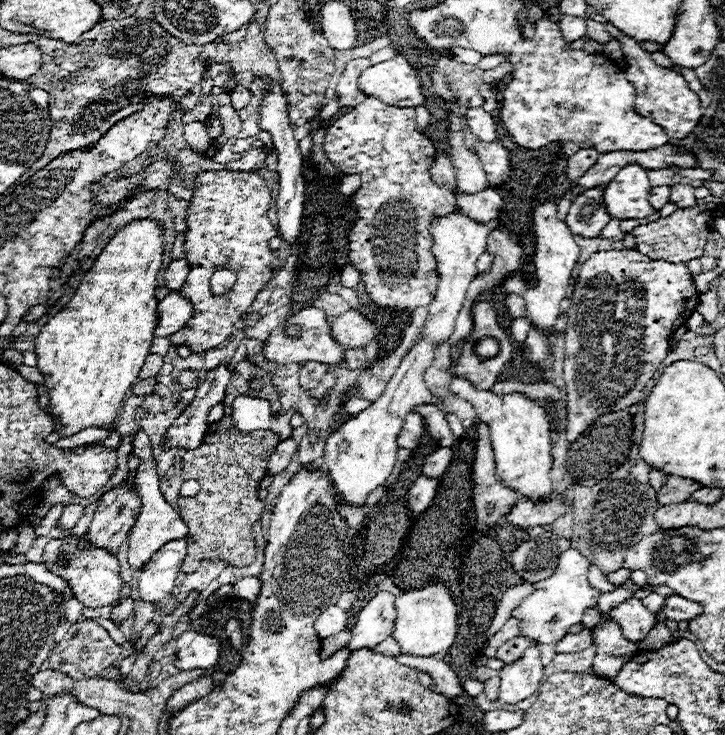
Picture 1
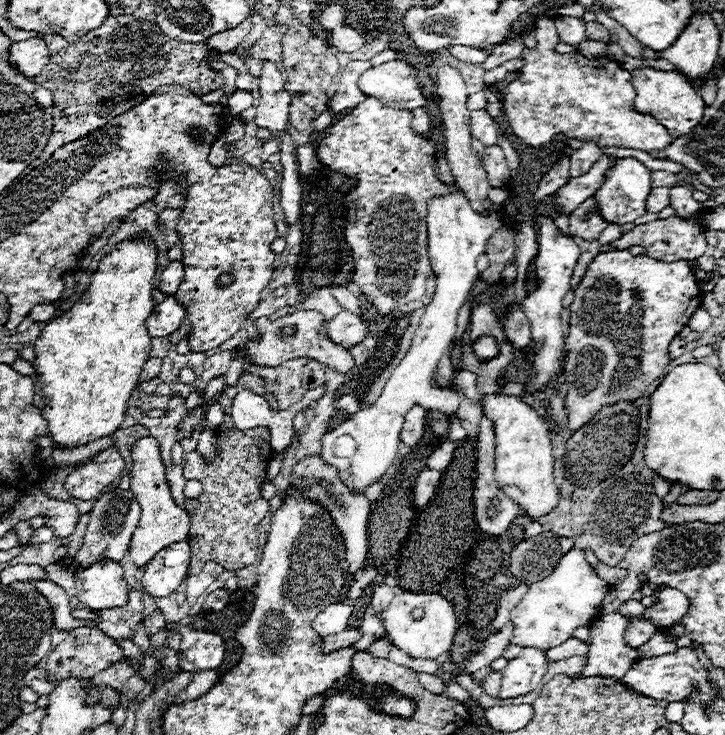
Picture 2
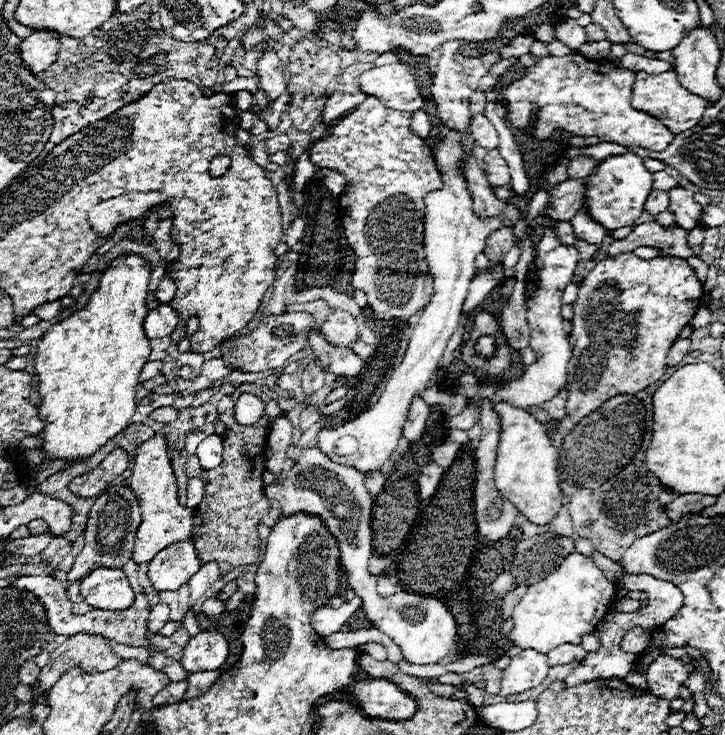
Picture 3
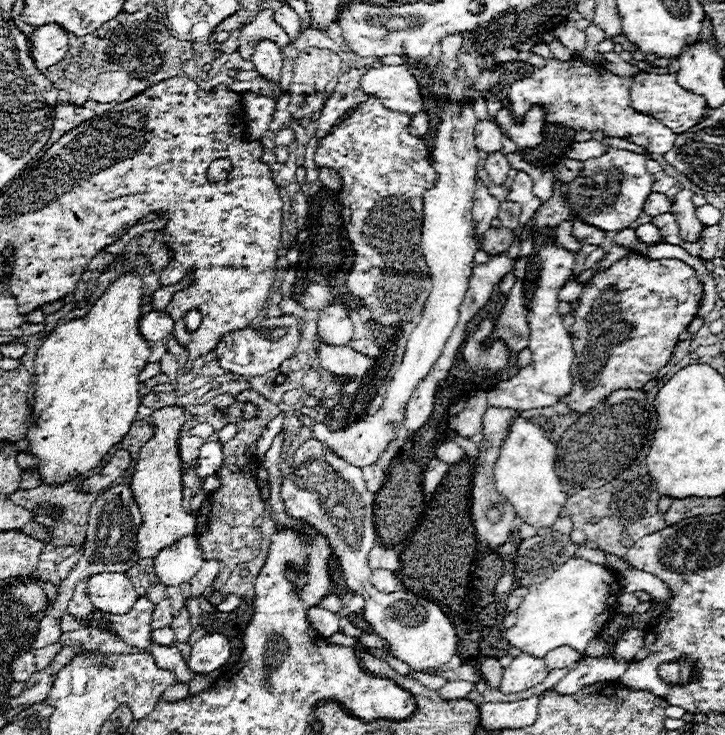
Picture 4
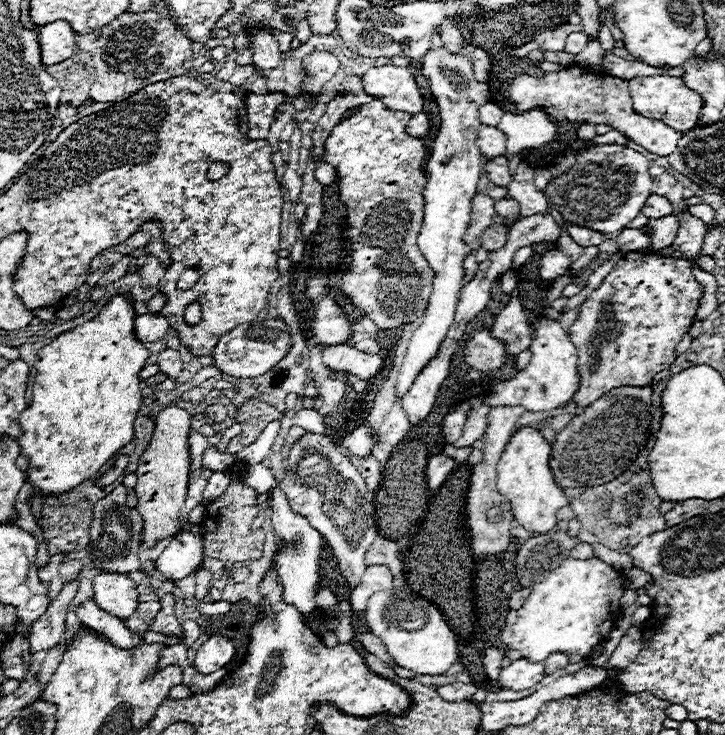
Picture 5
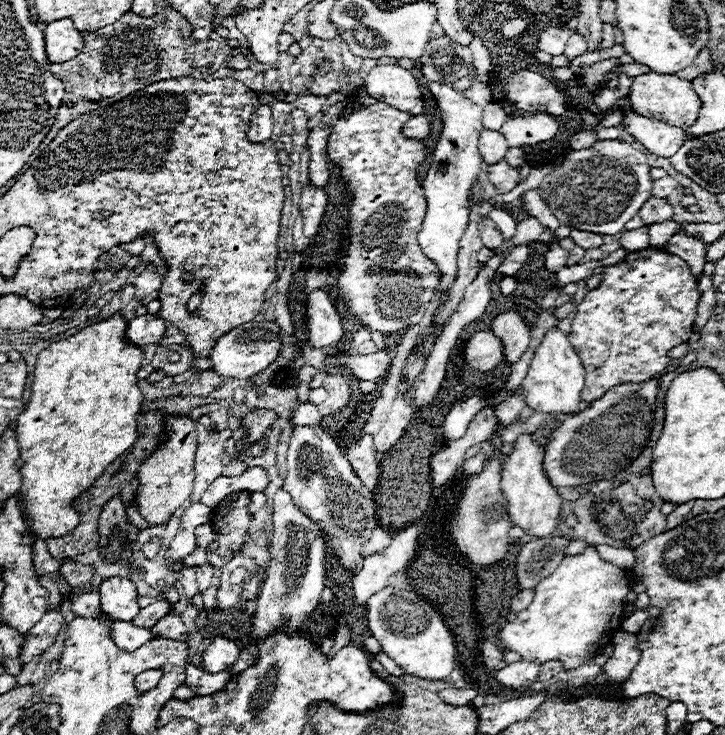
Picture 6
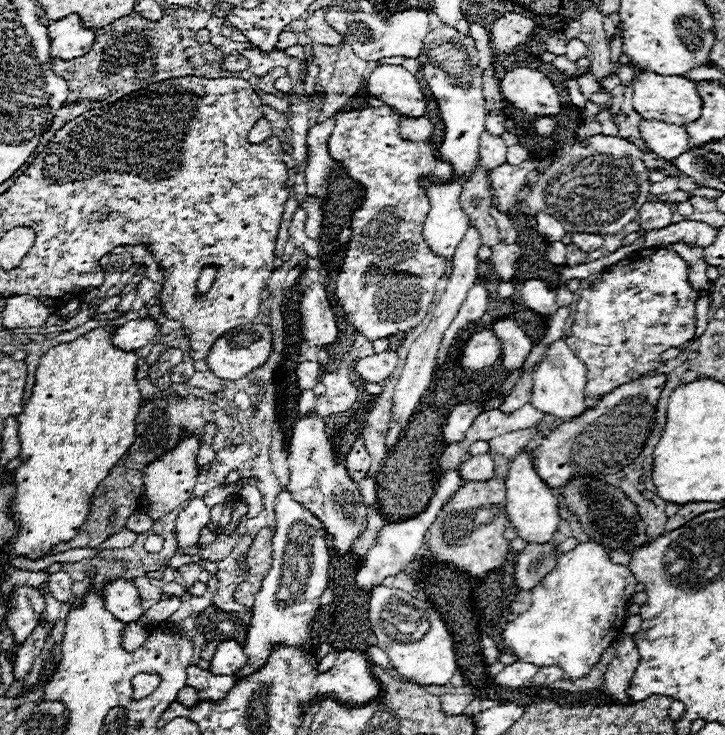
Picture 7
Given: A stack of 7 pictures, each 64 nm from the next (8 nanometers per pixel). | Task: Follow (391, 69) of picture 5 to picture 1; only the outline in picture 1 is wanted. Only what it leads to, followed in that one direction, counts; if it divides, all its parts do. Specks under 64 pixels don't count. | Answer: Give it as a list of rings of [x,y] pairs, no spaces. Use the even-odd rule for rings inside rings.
[[[404,56],[366,68],[358,84],[366,96],[376,96],[380,102],[396,108],[416,108],[424,102],[416,70]]]

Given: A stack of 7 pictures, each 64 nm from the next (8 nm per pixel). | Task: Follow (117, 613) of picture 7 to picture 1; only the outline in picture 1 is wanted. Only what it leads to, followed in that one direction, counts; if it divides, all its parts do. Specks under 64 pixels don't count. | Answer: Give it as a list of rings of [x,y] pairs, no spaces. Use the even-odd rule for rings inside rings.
[[[68,534],[64,538],[54,538],[44,546],[44,566],[58,578],[66,580],[74,592],[74,596],[86,608],[100,608],[114,604],[120,598],[122,578],[120,578],[120,564],[114,554],[106,548],[94,548],[88,544],[88,538],[78,538]]]

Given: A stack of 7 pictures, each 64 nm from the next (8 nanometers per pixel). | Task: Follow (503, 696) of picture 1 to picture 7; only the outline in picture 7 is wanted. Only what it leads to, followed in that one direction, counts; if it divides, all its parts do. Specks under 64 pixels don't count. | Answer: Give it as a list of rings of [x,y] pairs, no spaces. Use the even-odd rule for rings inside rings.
[[[514,662],[510,666],[504,666],[504,670],[494,676],[494,680],[506,688],[526,688],[532,684],[532,678],[536,676],[536,672],[538,672],[538,666],[534,664]]]

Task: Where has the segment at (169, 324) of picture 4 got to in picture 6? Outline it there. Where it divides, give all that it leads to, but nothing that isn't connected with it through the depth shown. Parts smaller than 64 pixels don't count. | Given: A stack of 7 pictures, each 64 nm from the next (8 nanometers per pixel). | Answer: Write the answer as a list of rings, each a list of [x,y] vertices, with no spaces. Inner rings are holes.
[[[144,314],[144,316],[132,318],[128,322],[126,336],[136,346],[146,346],[146,344],[154,344],[154,342],[162,340],[164,338],[164,330],[166,330],[166,322],[160,316]]]

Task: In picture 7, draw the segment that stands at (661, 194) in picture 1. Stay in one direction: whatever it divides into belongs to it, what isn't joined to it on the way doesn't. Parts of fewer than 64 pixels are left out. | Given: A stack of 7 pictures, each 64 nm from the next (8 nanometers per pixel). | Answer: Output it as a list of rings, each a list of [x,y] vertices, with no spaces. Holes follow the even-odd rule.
[[[646,202],[638,216],[642,230],[656,230],[672,224],[672,210],[664,202]]]

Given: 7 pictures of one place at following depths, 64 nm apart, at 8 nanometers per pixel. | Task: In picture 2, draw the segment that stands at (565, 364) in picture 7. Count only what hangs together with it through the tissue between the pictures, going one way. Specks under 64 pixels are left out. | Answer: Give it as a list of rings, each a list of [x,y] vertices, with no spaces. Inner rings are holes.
[[[540,214],[538,218],[538,254],[534,258],[536,276],[540,280],[538,288],[530,292],[524,298],[524,314],[530,320],[532,326],[532,338],[538,344],[538,354],[534,360],[534,376],[528,382],[530,388],[548,386],[556,380],[556,374],[560,372],[558,358],[564,352],[564,332],[560,324],[560,312],[562,312],[562,298],[570,290],[570,278],[572,270],[576,266],[576,260],[580,256],[580,248],[574,244],[572,236],[566,236],[560,232],[560,228],[554,224],[554,218],[548,214]]]

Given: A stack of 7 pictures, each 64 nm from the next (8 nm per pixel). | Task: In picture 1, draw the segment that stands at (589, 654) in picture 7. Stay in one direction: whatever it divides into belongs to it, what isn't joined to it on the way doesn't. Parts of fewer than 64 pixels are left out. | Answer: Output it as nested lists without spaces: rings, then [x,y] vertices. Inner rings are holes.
[[[568,548],[566,552],[560,554],[558,566],[554,570],[554,574],[542,582],[536,582],[536,590],[532,596],[528,596],[516,610],[516,618],[522,620],[522,636],[528,636],[530,640],[536,640],[538,644],[552,644],[558,642],[560,638],[564,638],[568,634],[568,628],[572,624],[578,624],[584,610],[586,608],[594,608],[598,604],[600,592],[594,590],[588,584],[588,562],[586,558],[574,550]],[[552,616],[558,616],[556,622],[550,622]]]

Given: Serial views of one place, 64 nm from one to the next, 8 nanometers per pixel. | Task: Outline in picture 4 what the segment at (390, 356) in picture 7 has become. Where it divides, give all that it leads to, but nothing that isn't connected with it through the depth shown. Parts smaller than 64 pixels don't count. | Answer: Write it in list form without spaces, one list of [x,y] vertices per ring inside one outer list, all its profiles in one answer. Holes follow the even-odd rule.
[[[320,342],[318,356],[322,362],[322,368],[336,374],[336,376],[364,376],[374,360],[352,350],[350,346],[330,346]]]

